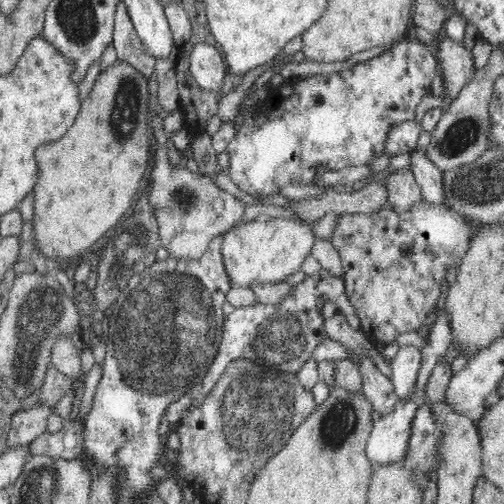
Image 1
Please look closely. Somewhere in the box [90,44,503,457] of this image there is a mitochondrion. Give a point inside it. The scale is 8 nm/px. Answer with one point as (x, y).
(170, 315)

